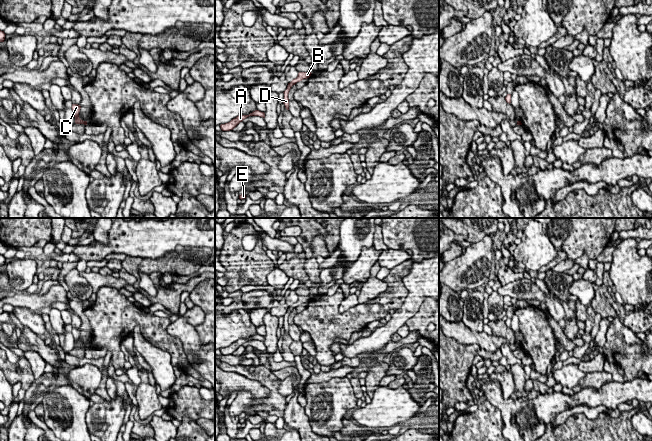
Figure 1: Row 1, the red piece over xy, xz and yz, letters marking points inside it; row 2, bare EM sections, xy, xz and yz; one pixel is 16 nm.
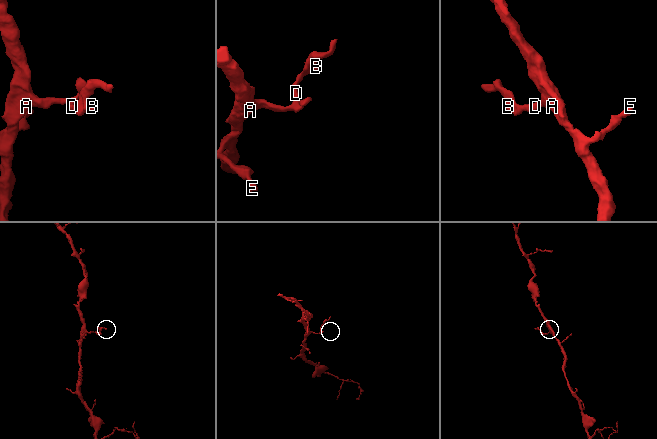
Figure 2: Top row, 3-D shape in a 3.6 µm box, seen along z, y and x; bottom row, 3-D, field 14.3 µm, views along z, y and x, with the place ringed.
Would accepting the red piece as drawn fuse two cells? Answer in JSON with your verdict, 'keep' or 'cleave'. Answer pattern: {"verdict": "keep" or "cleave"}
{"verdict": "keep"}

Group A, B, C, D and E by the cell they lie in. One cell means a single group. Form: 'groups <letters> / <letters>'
groups A B C D E

